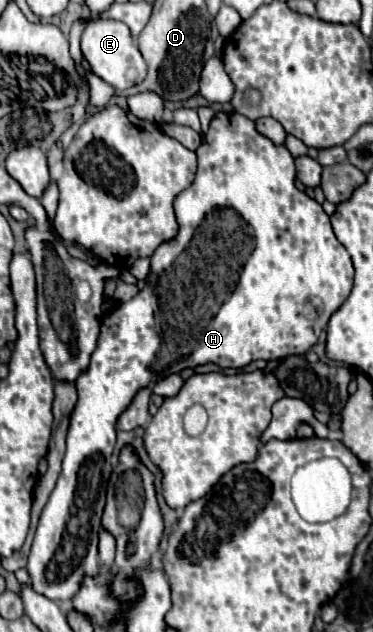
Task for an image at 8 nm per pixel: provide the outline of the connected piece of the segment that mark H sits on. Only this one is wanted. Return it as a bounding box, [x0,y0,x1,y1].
[26,113,354,601]

